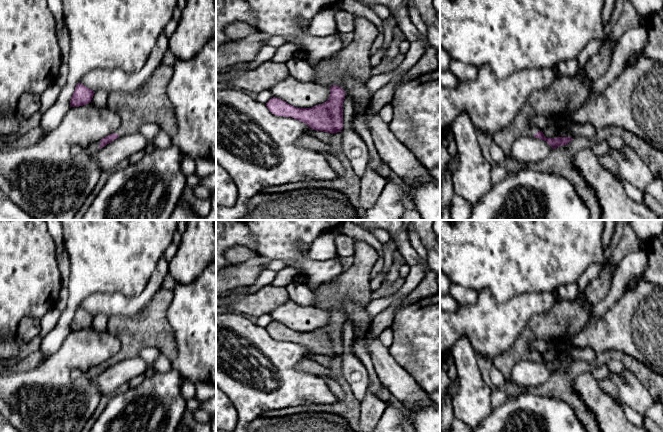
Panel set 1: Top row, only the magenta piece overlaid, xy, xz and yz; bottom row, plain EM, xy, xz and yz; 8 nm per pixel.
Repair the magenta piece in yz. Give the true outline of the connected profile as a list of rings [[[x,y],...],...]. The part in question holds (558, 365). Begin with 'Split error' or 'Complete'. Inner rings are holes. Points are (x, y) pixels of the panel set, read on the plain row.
Split error. [[[616,263],[606,264],[600,272],[594,274],[590,283],[584,290],[584,295],[587,303],[584,304],[578,296],[575,300],[561,300],[546,313],[534,315],[521,331],[518,338],[513,345],[502,354],[492,358],[492,365],[496,367],[504,376],[506,381],[510,381],[513,367],[520,361],[530,360],[546,365],[553,373],[559,370],[567,369],[573,362],[571,361],[556,361],[546,362],[542,355],[535,350],[529,349],[529,344],[533,340],[545,340],[555,345],[558,341],[564,341],[568,345],[570,339],[583,330],[591,318],[592,307],[601,301],[610,290],[614,272],[616,270]]]

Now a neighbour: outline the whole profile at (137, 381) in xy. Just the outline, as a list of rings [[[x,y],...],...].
[[[144,374],[139,375],[128,382],[129,389],[138,388],[145,381],[146,377]]]

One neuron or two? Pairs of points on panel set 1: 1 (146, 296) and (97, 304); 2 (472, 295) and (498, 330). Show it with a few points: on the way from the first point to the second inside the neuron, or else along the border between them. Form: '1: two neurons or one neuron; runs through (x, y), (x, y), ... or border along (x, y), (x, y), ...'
1: one neuron; runs through (134, 304), (109, 304)
2: two neurons; border along (479, 294), (473, 303), (460, 306)

